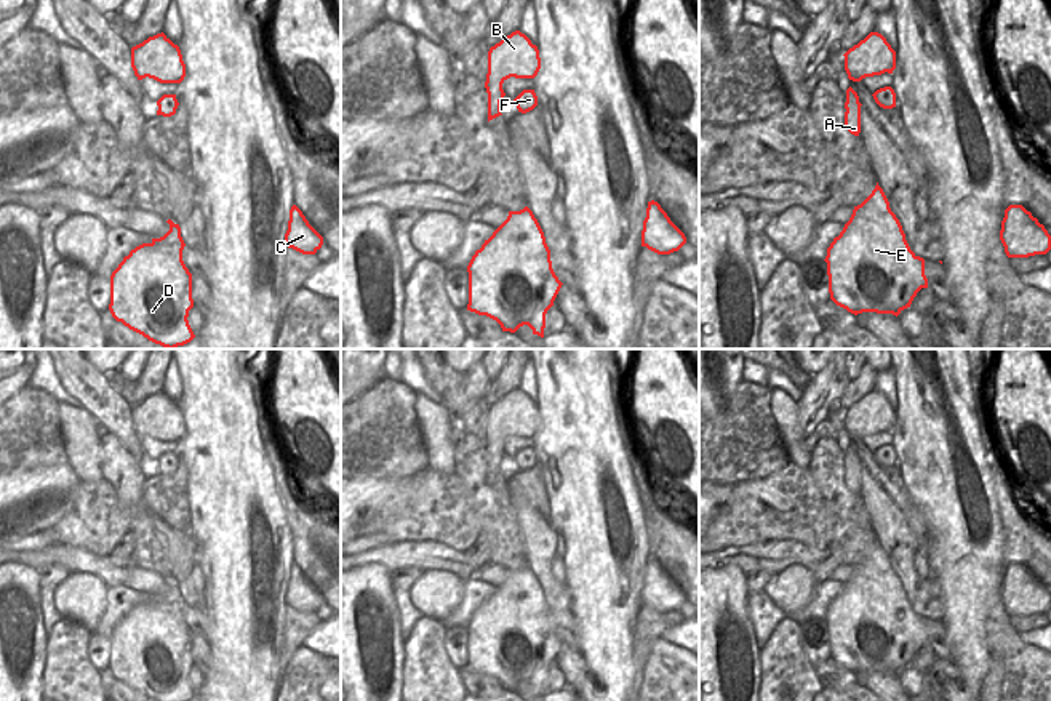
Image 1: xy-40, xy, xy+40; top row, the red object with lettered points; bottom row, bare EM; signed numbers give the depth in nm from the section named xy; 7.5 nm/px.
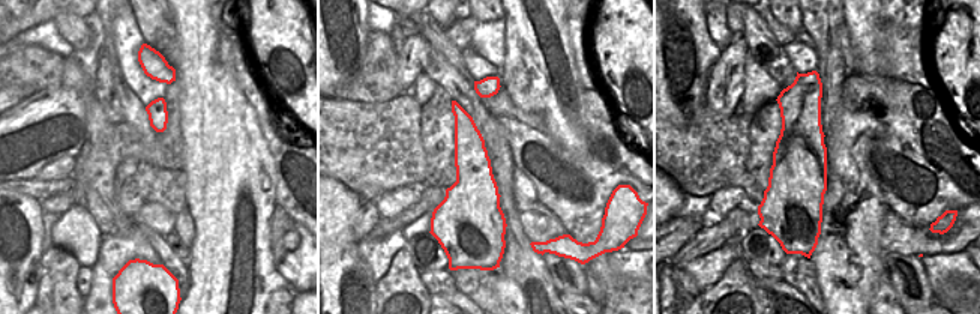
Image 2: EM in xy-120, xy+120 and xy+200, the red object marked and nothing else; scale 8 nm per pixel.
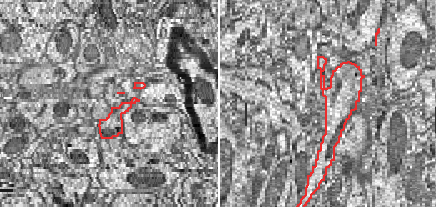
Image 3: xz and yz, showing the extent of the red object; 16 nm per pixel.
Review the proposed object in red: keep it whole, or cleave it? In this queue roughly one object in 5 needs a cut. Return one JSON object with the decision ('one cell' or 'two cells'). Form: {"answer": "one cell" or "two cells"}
{"answer": "one cell"}

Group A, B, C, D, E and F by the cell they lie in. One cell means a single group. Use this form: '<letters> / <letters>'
A B C D E F

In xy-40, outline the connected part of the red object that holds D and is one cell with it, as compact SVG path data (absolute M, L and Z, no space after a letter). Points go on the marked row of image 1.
M166 221L170 230L130 251L110 275L109 310L117 322L166 349L190 342L195 334L189 325L189 310L194 307L192 274L182 261L186 246L179 224Z

